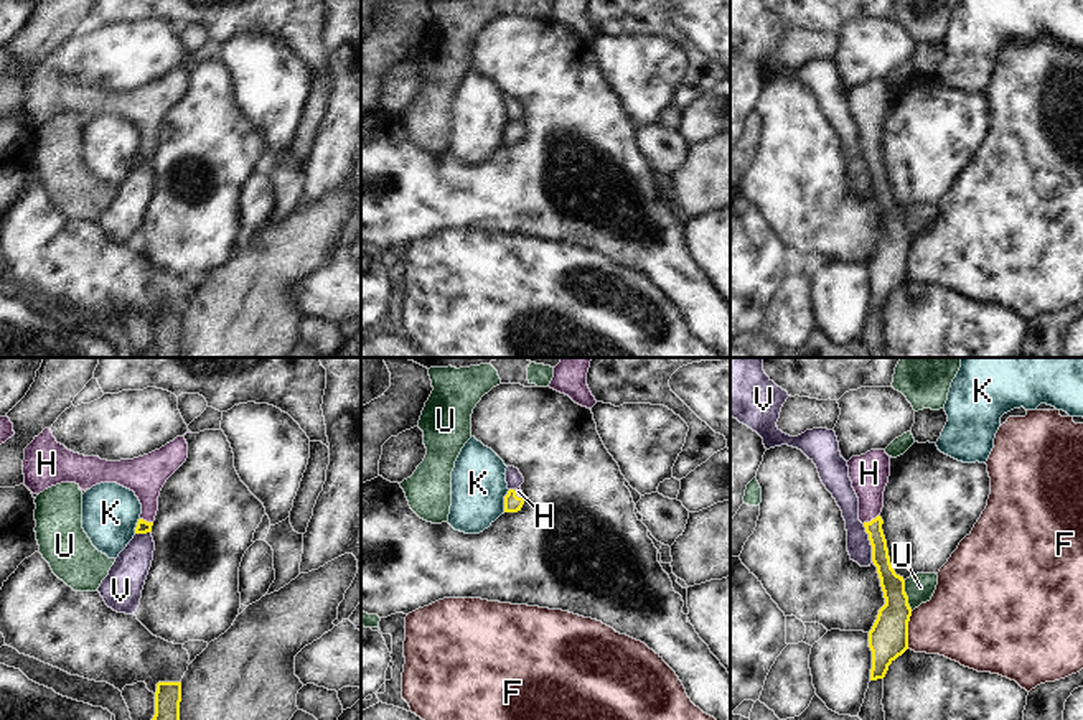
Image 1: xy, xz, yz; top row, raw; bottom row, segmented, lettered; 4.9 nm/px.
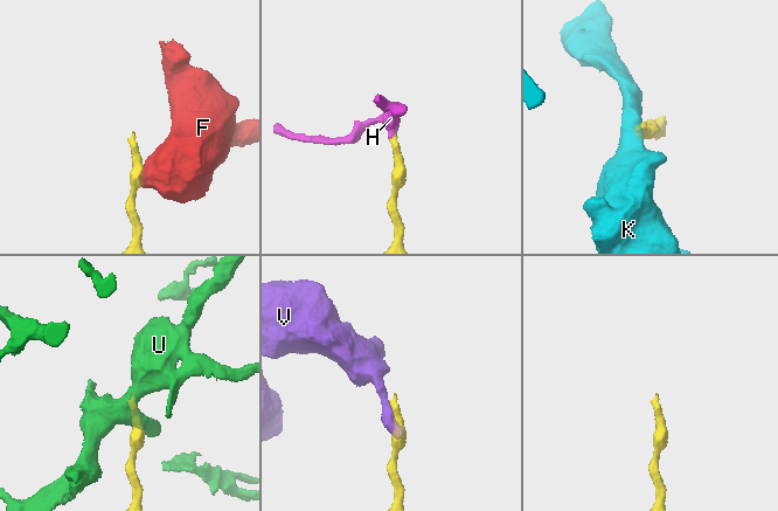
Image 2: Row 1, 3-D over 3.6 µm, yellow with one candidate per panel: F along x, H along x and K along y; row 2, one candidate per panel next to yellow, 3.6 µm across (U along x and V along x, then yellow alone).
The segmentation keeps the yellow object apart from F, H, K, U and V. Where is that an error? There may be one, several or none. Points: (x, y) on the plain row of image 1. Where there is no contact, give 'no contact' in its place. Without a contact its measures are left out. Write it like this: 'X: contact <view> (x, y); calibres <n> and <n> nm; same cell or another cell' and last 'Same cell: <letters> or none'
F: contact yz (907, 261); calibres 190 and 340 nm; another cell
H: contact yz (872, 150); calibres 90 and 190 nm; same cell
K: contact xz (505, 132); calibres 80 and 280 nm; another cell
U: contact yz (905, 226); calibres 190 and 140 nm; another cell
V: contact yz (871, 173); calibres 110 and 120 nm; another cell
Same cell: H

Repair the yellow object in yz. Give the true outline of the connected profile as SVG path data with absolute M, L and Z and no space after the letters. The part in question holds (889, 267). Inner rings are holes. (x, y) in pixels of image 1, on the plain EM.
M870 81L847 92L849 109L859 129L859 152L872 176L885 236L869 262L872 282L870 311L884 310L888 297L908 280L908 252L912 239L905 224L905 211L892 199L887 171L882 161L884 122L890 107L890 87L885 81Z

